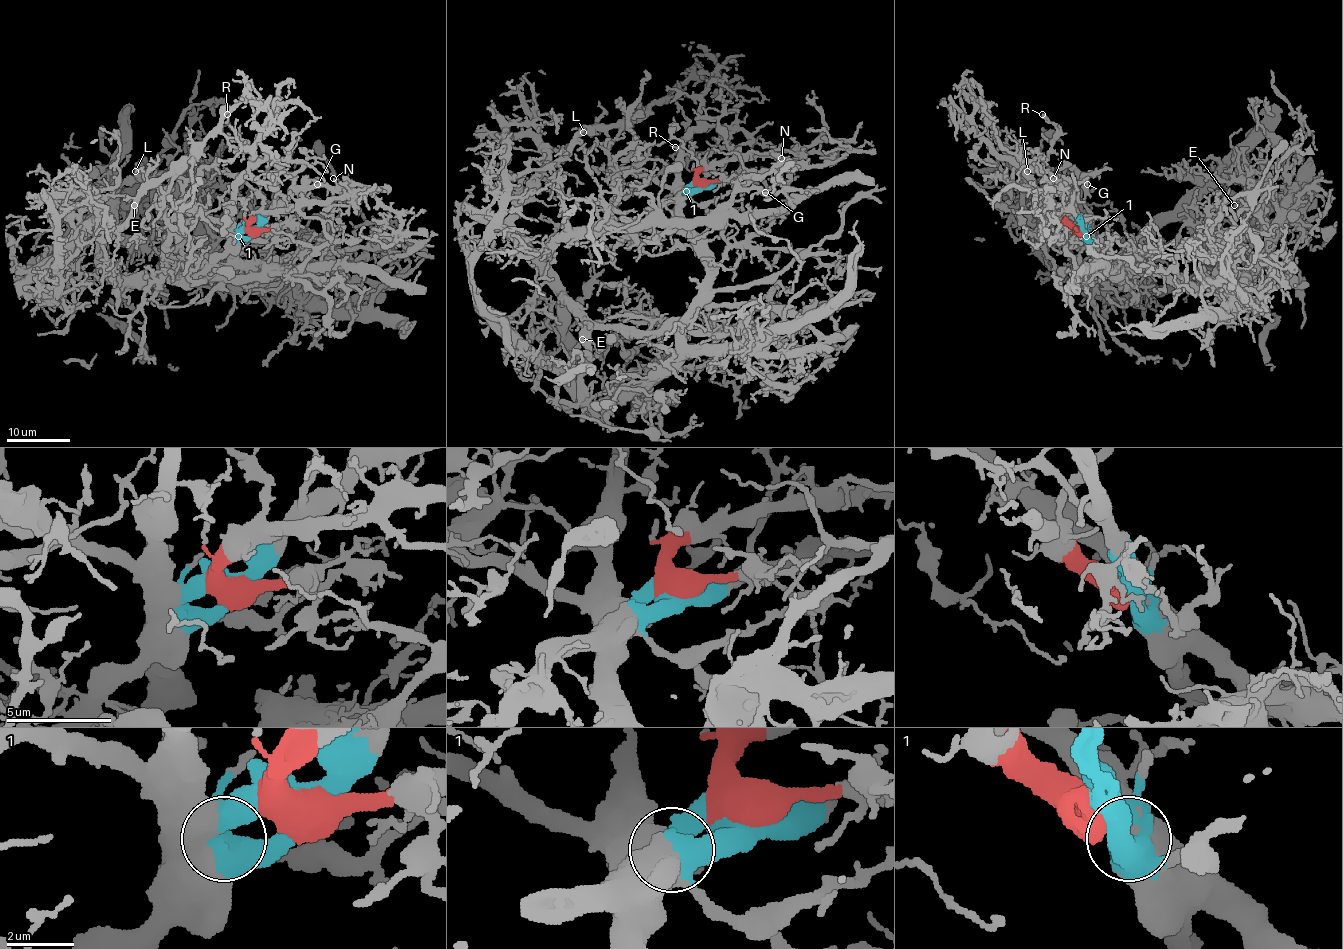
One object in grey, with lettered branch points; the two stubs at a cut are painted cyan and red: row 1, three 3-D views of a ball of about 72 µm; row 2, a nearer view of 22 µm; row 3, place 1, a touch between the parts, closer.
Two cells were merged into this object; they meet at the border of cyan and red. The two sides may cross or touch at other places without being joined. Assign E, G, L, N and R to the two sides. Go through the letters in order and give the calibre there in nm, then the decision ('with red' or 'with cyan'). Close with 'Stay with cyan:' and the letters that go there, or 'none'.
E: 200 nm | with cyan
G: 110 nm | with cyan
L: 150 nm | with cyan
N: 150 nm | with cyan
R: 200 nm | with cyan
Stay with cyan: E, G, L, N, R

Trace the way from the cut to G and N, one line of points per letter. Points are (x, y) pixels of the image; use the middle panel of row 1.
G: (698, 183), (708, 185), (754, 174), (768, 190), (765, 191)
N: (698, 183), (708, 185), (776, 169), (784, 161), (781, 158)

